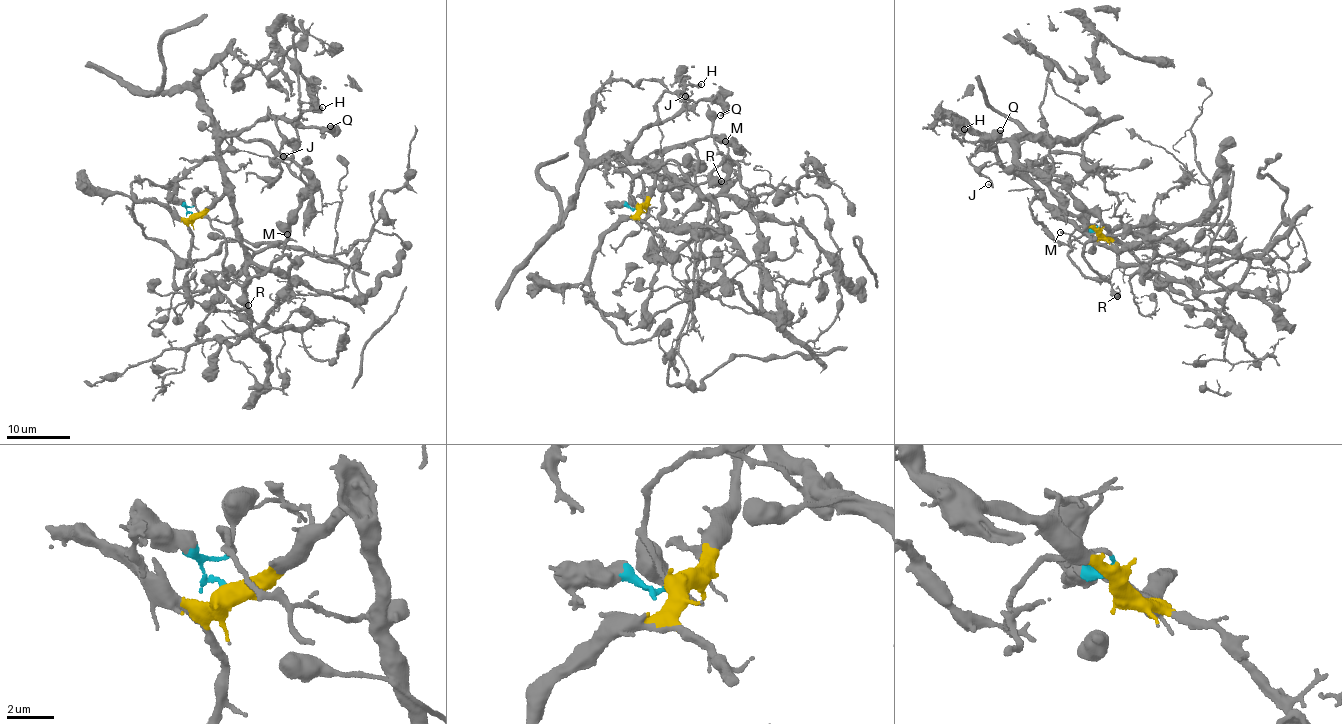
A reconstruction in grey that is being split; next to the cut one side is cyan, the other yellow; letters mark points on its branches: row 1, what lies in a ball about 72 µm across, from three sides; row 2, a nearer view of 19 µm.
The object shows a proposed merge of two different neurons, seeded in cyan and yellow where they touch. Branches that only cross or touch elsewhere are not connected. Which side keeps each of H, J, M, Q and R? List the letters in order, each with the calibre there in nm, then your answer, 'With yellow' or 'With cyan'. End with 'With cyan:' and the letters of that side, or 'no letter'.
H: Thickness 320 nm. With yellow
J: Thickness 240 nm. With yellow
M: Thickness 200 nm. With cyan
Q: Thickness 340 nm. With yellow
R: Thickness 600 nm. With cyan
With cyan: M, R

